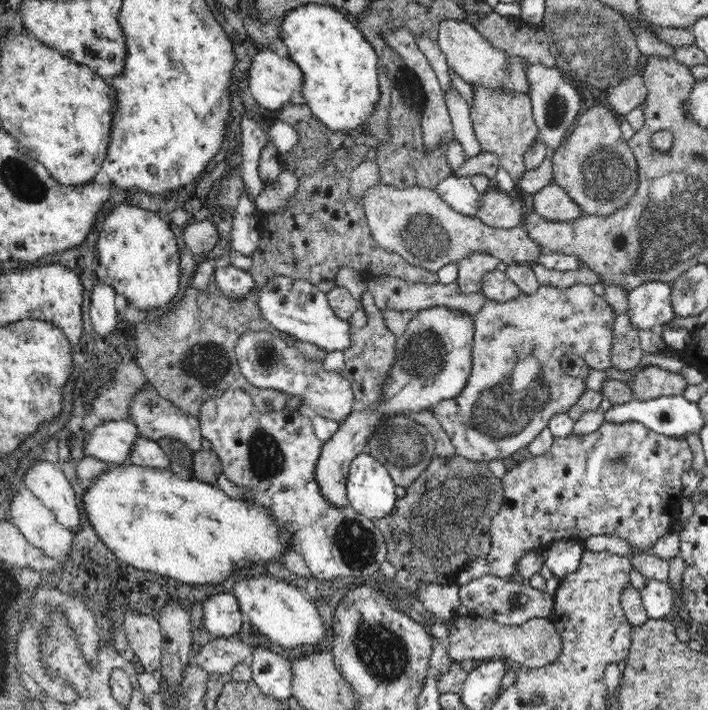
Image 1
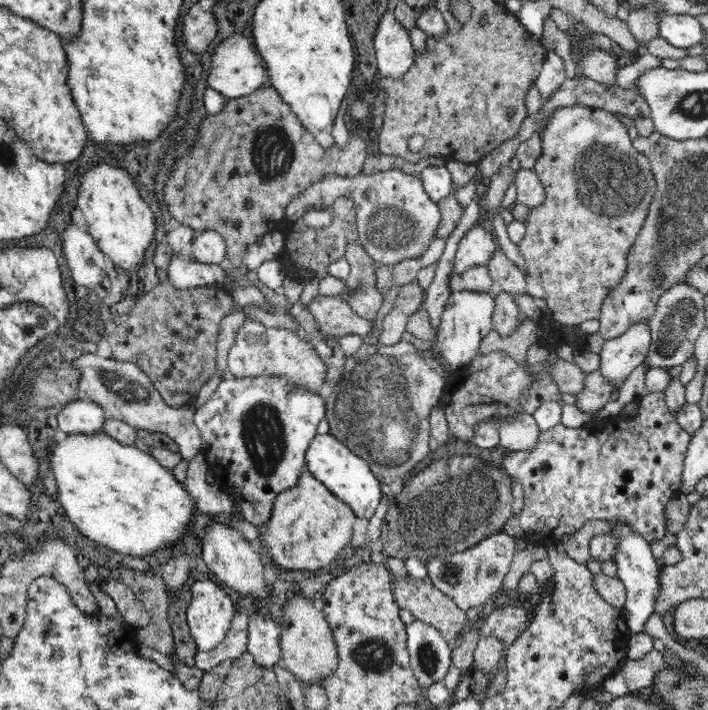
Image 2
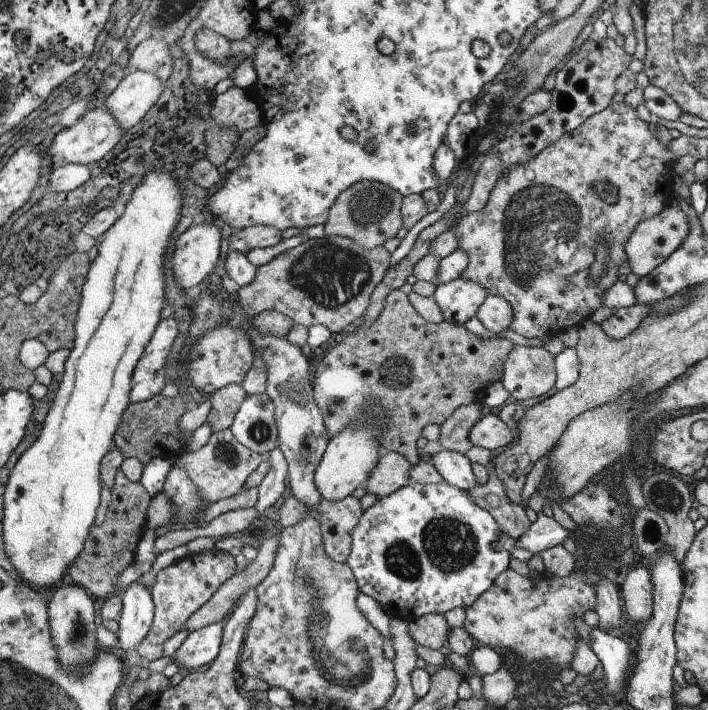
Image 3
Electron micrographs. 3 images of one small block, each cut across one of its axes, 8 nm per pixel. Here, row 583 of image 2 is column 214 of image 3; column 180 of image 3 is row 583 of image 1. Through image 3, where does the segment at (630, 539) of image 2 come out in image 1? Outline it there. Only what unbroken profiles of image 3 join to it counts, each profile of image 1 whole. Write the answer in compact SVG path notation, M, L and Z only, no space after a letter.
M646 580L646 586L640 590L644 608L648 612L648 620L664 620L670 610L674 608L674 600L678 598L672 594L670 582L658 582L658 580Z

